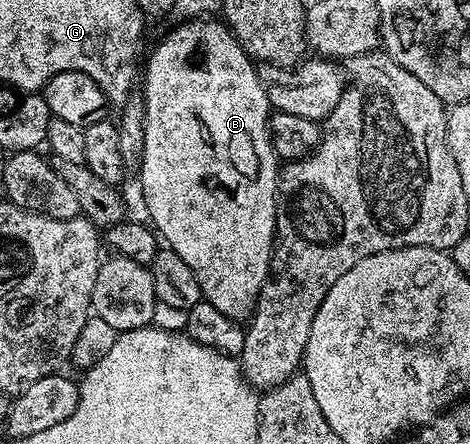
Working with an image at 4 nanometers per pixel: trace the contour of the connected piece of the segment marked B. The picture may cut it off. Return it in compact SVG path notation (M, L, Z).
M208 17L182 21L179 24L182 26L177 26L174 30L169 30L162 36L161 43L150 52L149 59L145 62L145 70L143 66L143 78L145 74L145 90L143 89L143 97L145 99L145 131L143 132L143 140L145 143L143 144L143 160L141 161L139 171L139 177L141 177L141 198L145 201L146 212L149 213L150 219L148 218L148 221L151 223L154 231L163 239L164 245L168 249L175 251L186 262L187 268L191 268L191 272L195 272L195 280L199 280L202 299L212 304L215 308L219 308L219 312L223 312L223 316L234 320L248 320L253 317L253 312L257 308L257 297L261 291L261 285L269 277L269 259L273 257L273 240L277 233L277 179L279 177L279 159L277 153L273 150L271 136L269 135L271 107L269 97L265 91L265 83L262 75L259 73L259 70L256 70L258 67L255 65L254 59L246 54L245 49L239 44L239 40L233 34L232 30L229 29L228 25L221 20L218 20L218 22L215 21L217 20L210 20Z

